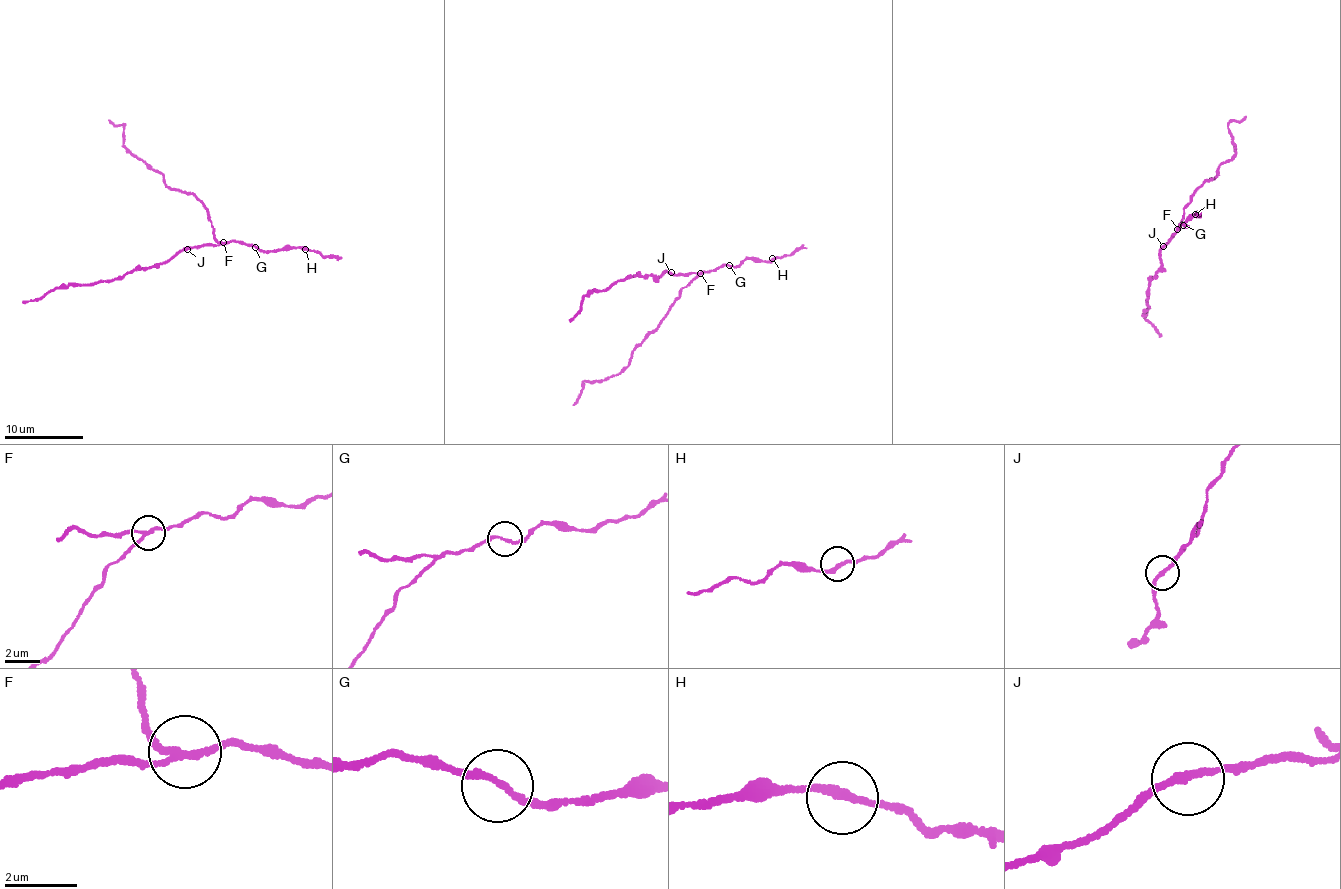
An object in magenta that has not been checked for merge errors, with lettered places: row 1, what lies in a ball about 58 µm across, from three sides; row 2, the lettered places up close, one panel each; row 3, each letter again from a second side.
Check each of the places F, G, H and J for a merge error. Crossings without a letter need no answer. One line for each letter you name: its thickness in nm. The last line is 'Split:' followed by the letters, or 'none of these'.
F: 170 nm thick
Split: F

